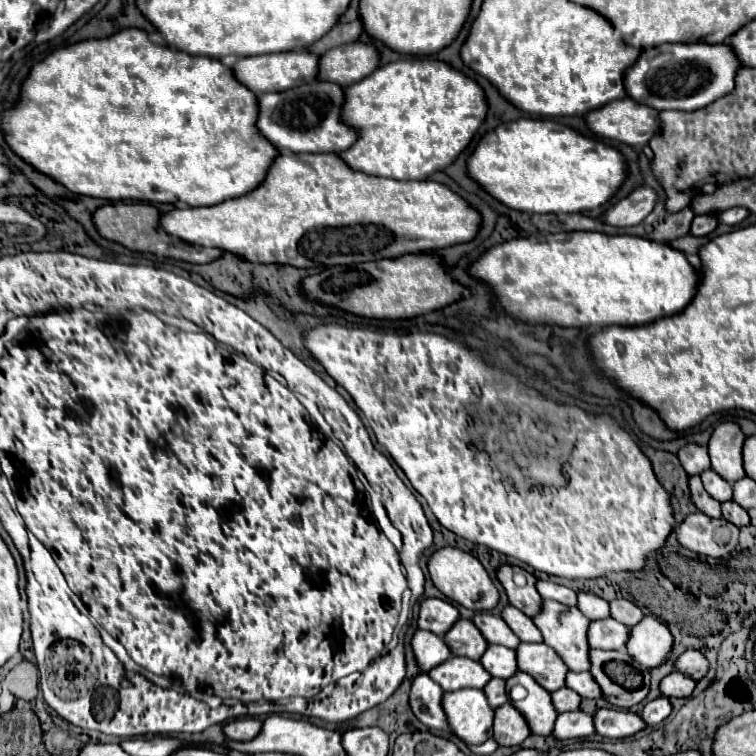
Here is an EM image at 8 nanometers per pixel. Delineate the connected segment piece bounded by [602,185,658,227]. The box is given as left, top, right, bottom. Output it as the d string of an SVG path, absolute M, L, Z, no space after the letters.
M642 185L638 189L634 189L628 197L624 197L622 201L614 203L604 215L604 223L608 225L618 225L618 227L630 227L630 225L638 225L646 215L650 215L650 211L654 209L658 201L658 193L648 187Z

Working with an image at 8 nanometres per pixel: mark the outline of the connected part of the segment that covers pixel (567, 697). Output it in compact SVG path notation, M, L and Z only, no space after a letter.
M562 687L560 691L552 693L552 703L554 703L556 711L560 711L560 713L576 711L580 707L580 701L582 701L582 697L576 691L568 689L568 687Z

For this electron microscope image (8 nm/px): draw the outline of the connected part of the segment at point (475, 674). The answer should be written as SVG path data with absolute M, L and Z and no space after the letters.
M452 657L442 665L428 671L428 675L444 689L444 691L458 691L466 687L484 689L484 685L492 679L492 675L472 659Z

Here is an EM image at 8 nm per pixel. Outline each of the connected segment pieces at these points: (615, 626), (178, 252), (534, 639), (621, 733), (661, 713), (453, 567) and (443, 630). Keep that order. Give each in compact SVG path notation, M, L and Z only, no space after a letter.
M614 619L592 621L592 629L588 629L588 643L592 649L624 649L628 639L630 627Z
M108 203L94 213L94 223L102 237L118 241L124 247L134 249L134 251L146 251L160 257L172 257L172 259L182 259L190 263L210 263L224 255L224 249L220 247L204 249L204 247L190 245L178 237L164 233L160 229L160 211L152 203Z
M508 605L502 611L502 619L510 625L510 629L524 641L524 643L542 643L542 633L532 623L530 617L526 617L520 609Z
M598 709L596 711L596 733L604 737L632 737L646 729L644 719L638 713L622 709Z
M660 697L660 699L654 699L654 701L646 703L646 707L644 707L644 711L640 715L646 719L648 725L658 725L666 717L670 717L670 713L672 713L670 701L666 697Z
M456 547L438 549L428 561L428 571L430 571L434 585L450 601L456 601L462 607L468 607L472 611L488 611L488 609L494 609L498 605L500 595L498 595L494 581L488 575L488 571L484 569L484 565L474 555L470 555L462 549L456 549Z
M424 599L420 603L420 617L418 617L418 627L428 629L440 637L444 637L450 627L458 621L460 613L458 609L444 599Z

